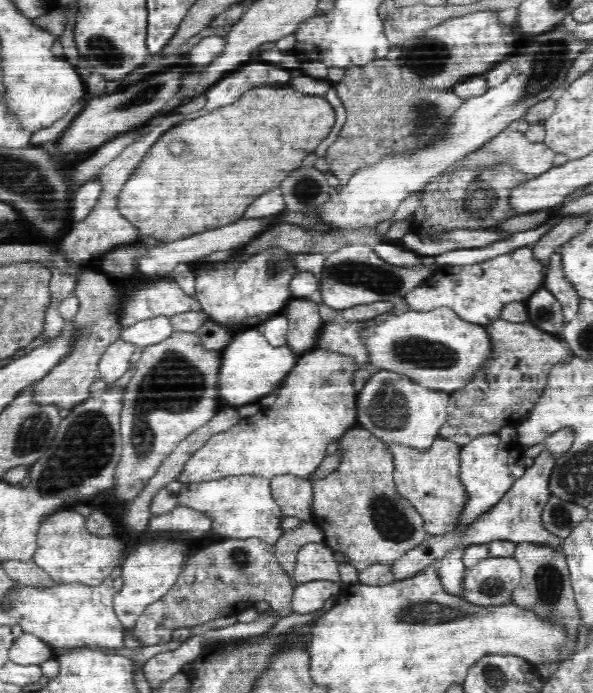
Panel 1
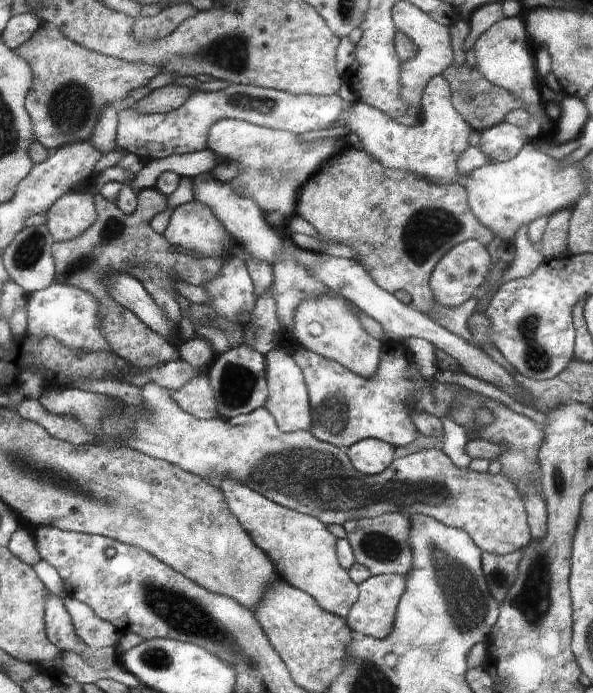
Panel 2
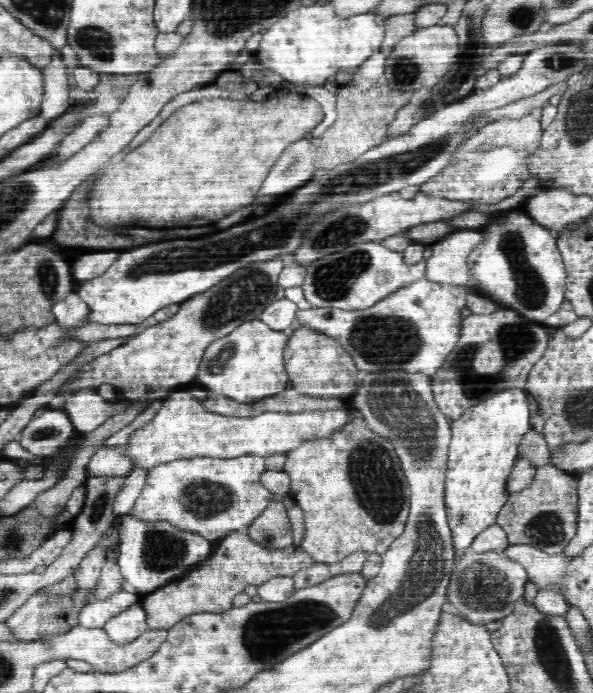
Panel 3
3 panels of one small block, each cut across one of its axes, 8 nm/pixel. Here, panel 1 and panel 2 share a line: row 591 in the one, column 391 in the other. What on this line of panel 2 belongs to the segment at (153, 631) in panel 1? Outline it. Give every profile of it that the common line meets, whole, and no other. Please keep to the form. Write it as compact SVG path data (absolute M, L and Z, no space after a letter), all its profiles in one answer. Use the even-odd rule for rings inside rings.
M351 145L340 156L334 156L305 186L301 189L301 203L298 204L298 216L310 222L321 236L330 237L330 240L350 246L356 250L357 262L360 262L374 282L393 294L396 290L404 290L411 296L411 305L414 310L426 314L432 322L446 328L448 332L460 336L462 340L480 347L474 334L469 331L468 322L472 318L476 305L479 303L476 296L469 298L458 308L442 306L434 300L433 290L429 284L437 264L457 244L465 240L474 239L488 246L494 240L494 232L473 214L469 206L469 193L460 184L434 184L426 178L398 168L386 168L380 161L374 160L362 146Z

